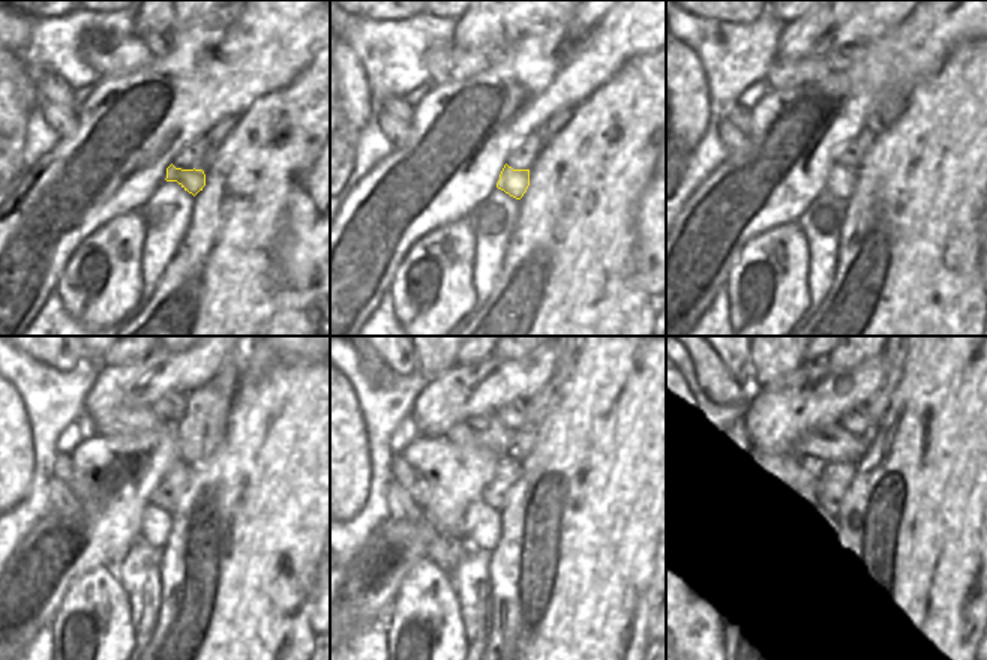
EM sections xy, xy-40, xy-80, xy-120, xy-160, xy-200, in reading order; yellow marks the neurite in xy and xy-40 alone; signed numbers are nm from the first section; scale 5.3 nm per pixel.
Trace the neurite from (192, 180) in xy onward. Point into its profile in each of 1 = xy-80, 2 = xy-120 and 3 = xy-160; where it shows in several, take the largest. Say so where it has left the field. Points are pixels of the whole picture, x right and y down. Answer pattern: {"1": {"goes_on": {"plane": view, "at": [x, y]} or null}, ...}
{"1": {"goes_on": {"plane": "xy-80", "at": [840, 182]}}, "2": {"goes_on": {"plane": "xy-120", "at": [156, 522]}}, "3": {"goes_on": {"plane": "xy-160", "at": [480, 521]}}}

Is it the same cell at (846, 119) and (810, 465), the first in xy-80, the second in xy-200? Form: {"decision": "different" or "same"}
{"decision": "same"}

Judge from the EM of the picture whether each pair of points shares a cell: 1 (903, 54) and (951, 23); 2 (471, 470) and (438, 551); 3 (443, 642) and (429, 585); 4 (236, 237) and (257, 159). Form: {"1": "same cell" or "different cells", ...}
{"1": "same cell", "2": "different cells", "3": "same cell", "4": "same cell"}

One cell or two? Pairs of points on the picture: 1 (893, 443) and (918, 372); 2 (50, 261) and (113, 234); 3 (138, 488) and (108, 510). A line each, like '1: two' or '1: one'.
1: one
2: two
3: one

